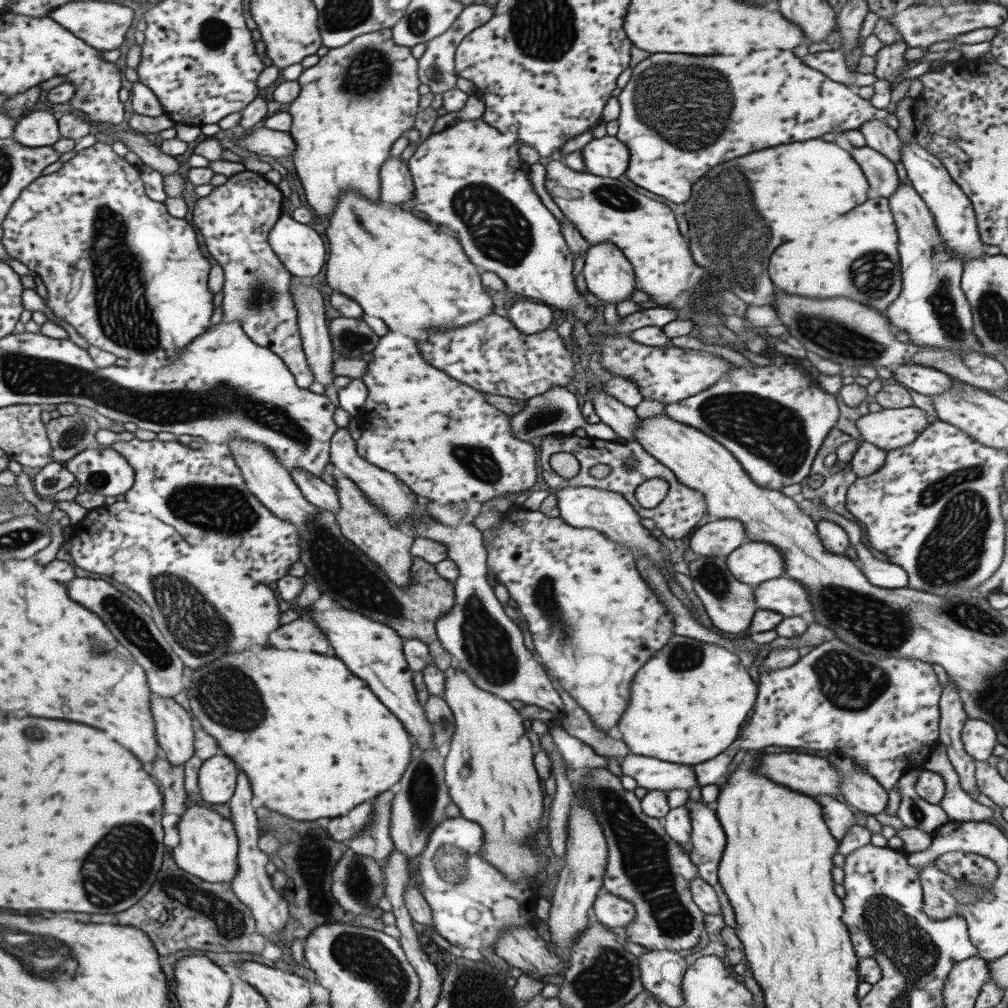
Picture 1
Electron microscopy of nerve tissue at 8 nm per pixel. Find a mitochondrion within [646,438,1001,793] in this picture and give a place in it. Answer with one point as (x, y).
(951, 555)

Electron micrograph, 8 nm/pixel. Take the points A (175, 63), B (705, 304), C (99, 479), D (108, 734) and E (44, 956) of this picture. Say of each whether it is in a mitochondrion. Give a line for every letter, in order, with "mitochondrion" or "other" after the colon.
A: other
B: mitochondrion
C: mitochondrion
D: other
E: mitochondrion

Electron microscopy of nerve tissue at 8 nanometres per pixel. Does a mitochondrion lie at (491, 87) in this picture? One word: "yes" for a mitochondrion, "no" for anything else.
no

